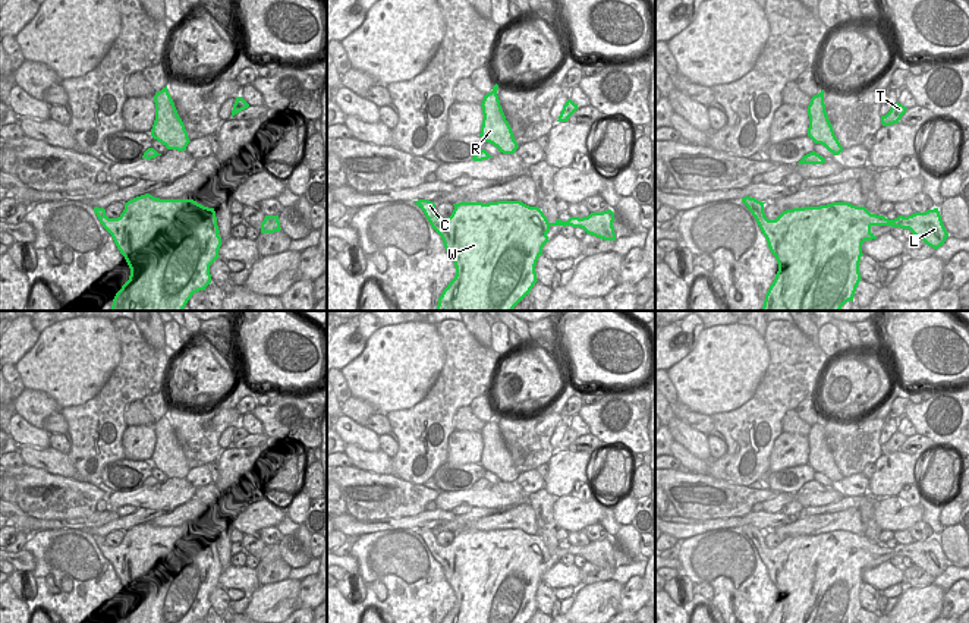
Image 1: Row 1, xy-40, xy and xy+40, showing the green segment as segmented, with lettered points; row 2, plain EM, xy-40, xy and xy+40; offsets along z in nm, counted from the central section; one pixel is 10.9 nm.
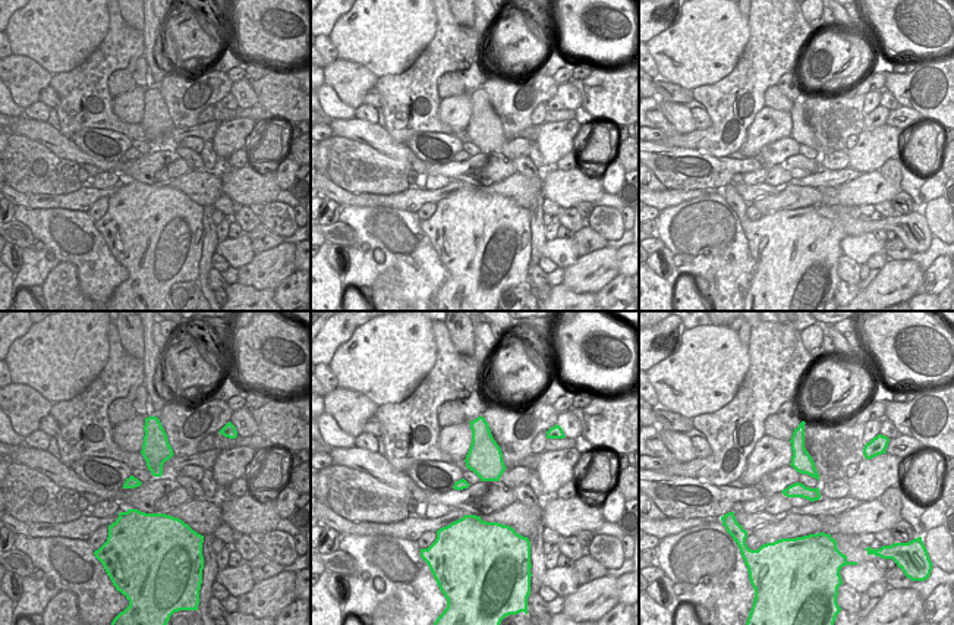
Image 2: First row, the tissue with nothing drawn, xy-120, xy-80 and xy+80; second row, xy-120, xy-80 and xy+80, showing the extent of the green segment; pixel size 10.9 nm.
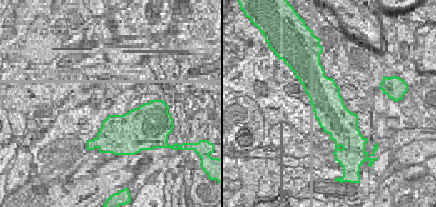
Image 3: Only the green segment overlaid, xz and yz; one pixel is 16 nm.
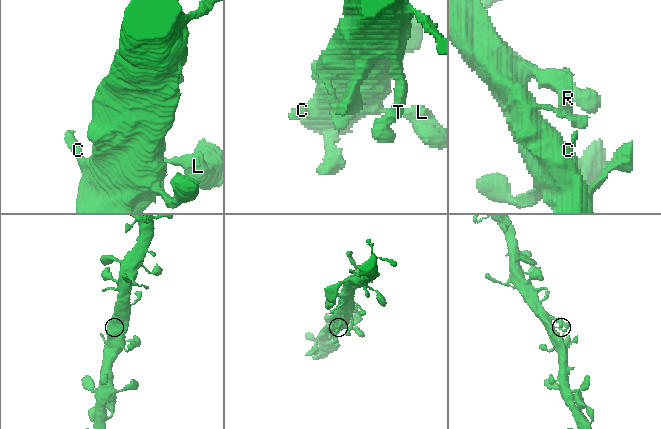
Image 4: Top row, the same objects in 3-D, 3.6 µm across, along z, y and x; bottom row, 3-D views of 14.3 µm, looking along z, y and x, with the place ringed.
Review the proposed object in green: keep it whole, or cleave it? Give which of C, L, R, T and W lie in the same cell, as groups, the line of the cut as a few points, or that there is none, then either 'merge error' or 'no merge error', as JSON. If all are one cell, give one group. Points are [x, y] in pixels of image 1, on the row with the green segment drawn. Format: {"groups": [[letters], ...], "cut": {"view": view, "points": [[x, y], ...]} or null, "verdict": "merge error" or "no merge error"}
{"groups": [["C", "L", "R", "T", "W"]], "cut": null, "verdict": "no merge error"}

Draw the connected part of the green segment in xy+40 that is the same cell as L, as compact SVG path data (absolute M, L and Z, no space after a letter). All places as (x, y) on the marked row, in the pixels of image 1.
M751 196L742 198L742 202L755 217L778 264L775 279L765 295L762 311L840 311L846 302L853 302L856 287L862 280L859 273L859 262L863 255L862 243L877 239L871 232L872 226L909 229L913 236L934 249L943 246L948 237L938 208L888 220L884 215L871 214L865 207L833 202L786 210L775 220L768 220L764 213L765 202Z

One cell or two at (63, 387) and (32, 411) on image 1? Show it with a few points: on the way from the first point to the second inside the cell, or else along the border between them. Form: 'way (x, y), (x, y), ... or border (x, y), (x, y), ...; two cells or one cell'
border (25, 387), (46, 392), (60, 409); two cells

